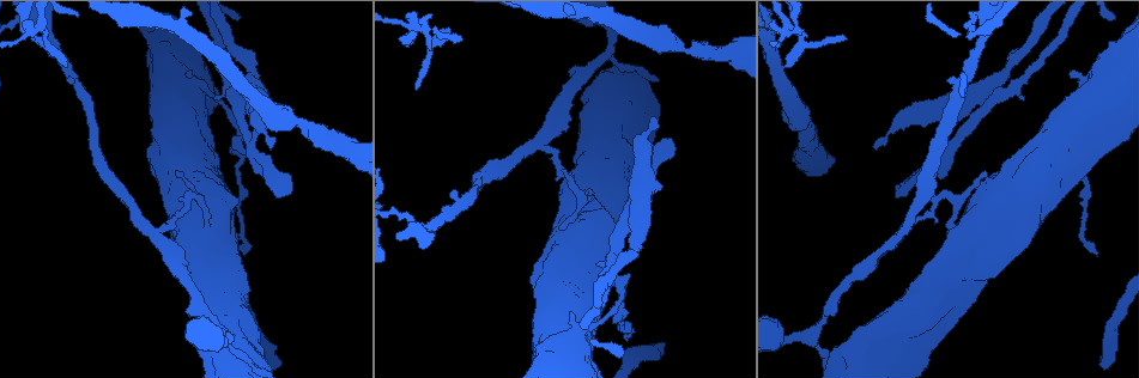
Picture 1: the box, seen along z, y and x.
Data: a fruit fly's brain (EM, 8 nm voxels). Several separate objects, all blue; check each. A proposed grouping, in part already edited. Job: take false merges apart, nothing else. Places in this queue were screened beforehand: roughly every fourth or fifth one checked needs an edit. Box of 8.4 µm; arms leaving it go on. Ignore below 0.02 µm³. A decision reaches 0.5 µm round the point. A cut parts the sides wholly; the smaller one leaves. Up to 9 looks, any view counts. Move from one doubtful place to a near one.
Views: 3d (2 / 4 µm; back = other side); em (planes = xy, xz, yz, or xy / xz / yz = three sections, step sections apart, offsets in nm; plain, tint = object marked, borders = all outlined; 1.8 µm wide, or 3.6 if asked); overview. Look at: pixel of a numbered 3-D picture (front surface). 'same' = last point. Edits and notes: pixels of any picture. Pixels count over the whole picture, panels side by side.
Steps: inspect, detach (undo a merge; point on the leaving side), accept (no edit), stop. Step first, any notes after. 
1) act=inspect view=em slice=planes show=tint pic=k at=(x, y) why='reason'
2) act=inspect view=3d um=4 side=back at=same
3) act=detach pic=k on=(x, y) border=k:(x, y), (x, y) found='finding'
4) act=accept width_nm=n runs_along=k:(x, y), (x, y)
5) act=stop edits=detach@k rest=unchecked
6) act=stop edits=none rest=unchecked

act=inspect view=em slice=planes show=tint pic=1 at=(541, 147) why='a fork'

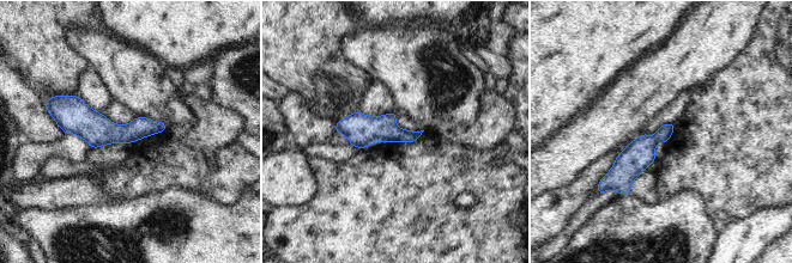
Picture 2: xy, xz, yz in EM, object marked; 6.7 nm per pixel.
act=accept width_nm=150 runs_along=2:(58, 116), (100, 132), (163, 127) found='all the same cell'

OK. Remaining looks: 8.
act=inspect view=3d um=4 pic=1 at=(239, 132) why='abrupt turn'

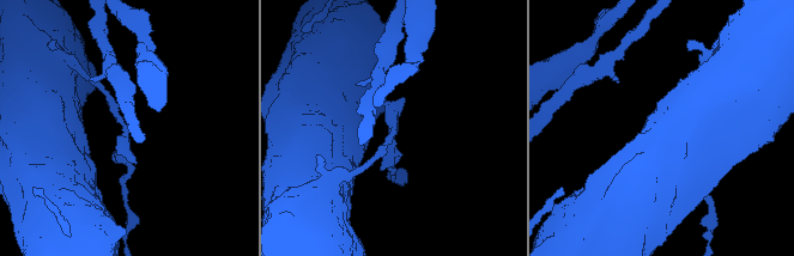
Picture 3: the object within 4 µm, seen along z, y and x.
act=inspect view=em slice=planes show=tint pic=3 at=(126, 132) why='now the EM'

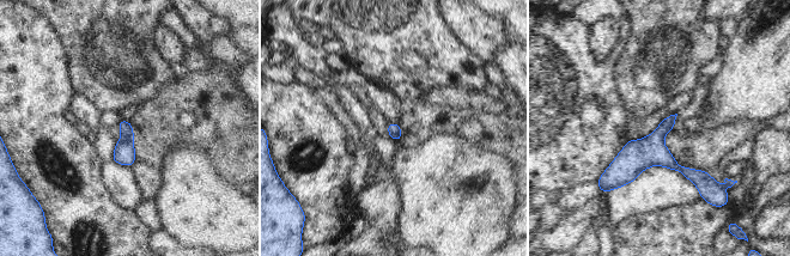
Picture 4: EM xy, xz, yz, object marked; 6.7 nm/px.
act=accept runs_along=4:(607, 175), (664, 158), (710, 182) found='all the same cell'

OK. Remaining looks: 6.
act=inspect view=3d um=4 pic=1 at=(805, 122) why='a narrow waist'

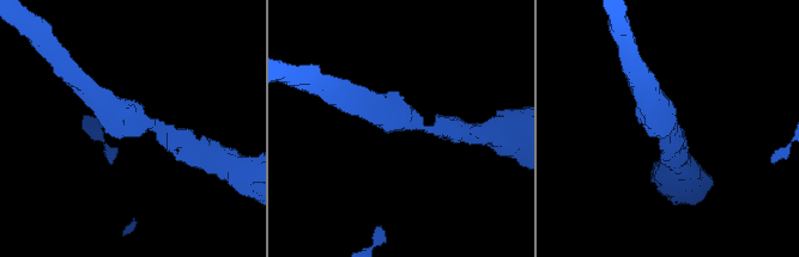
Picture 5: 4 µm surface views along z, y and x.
act=inspect view=em slice=planes show=tint pic=5 at=(152, 121) arm_widths_nm=320,400

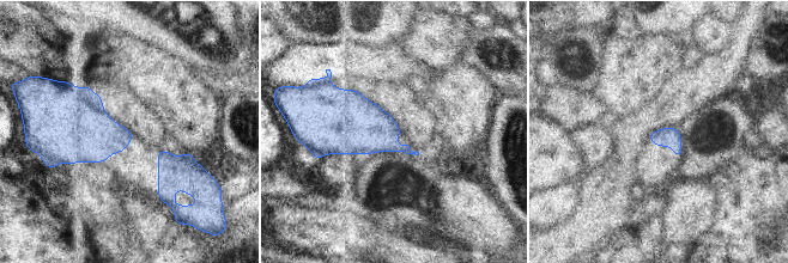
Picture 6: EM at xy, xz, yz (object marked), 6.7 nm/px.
act=accept found='continuous, no second cell'

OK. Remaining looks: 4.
act=inspect view=em slice=planes show=plain pic=1 at=(428, 227) why='sharp bend'

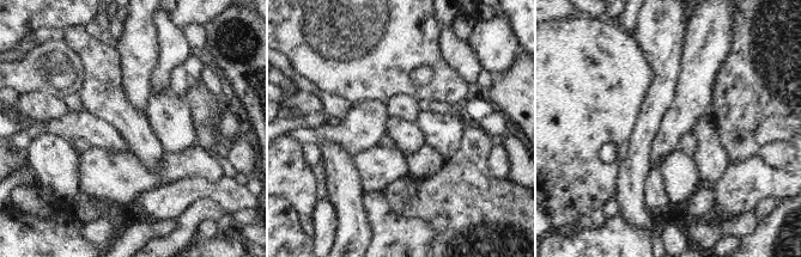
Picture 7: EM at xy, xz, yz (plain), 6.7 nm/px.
act=inspect view=em slice=planes show=tint at=same

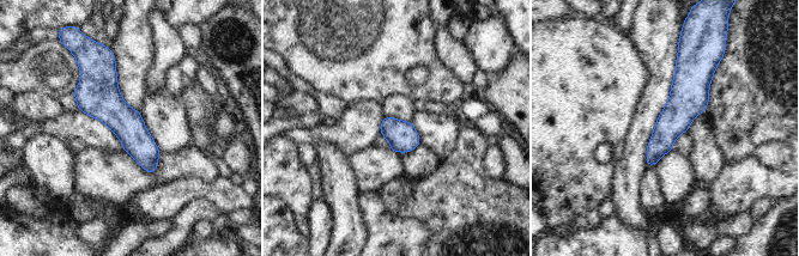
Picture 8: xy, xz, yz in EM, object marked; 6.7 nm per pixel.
act=accept found='all the same cell'

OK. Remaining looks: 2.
act=stop edits=none rest=unchecked

